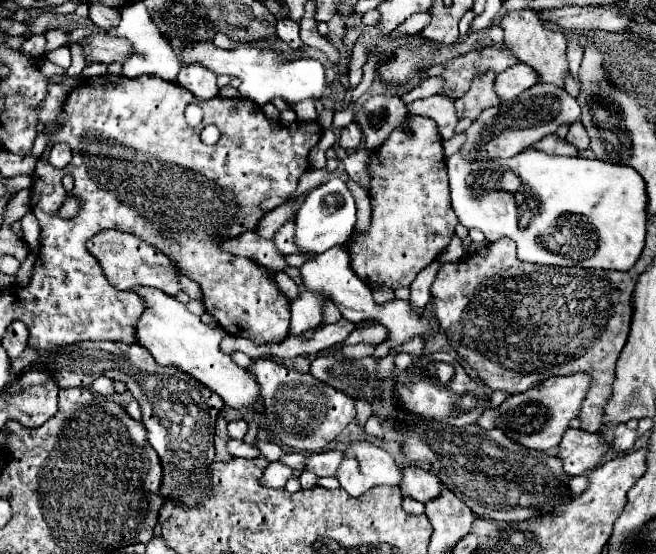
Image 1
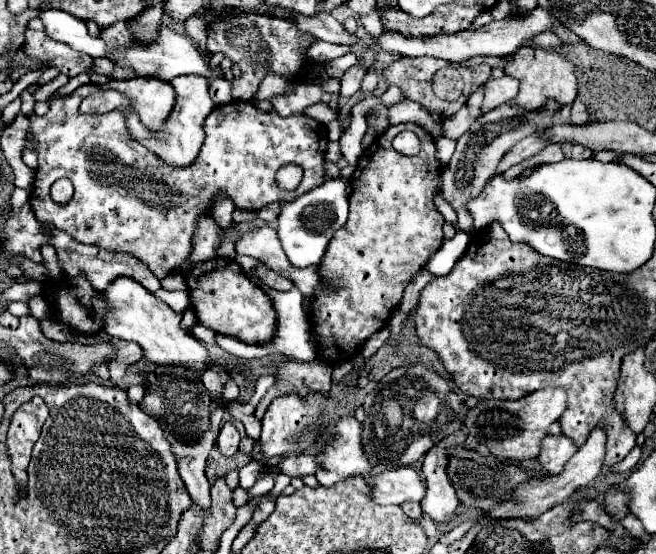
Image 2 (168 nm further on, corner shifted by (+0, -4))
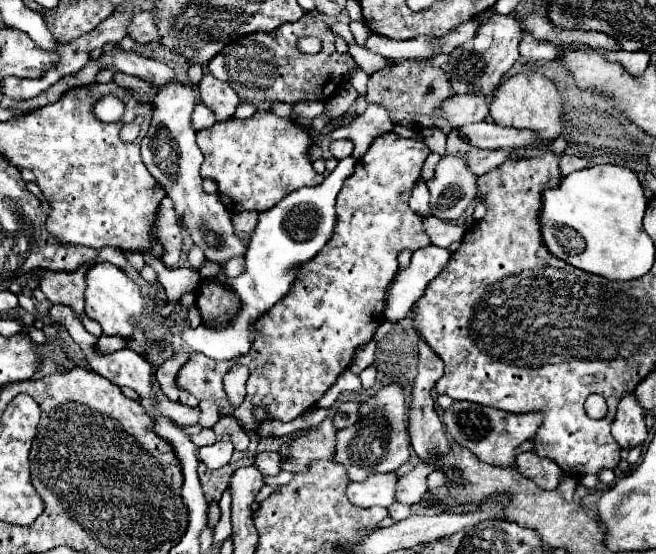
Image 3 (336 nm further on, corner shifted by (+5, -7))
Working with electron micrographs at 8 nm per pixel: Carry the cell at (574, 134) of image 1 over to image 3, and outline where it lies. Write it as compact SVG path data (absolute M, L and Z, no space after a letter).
M562 155L562 157L560 157L562 177L564 177L564 175L570 175L572 171L586 169L586 167L588 167L588 161L586 161L584 157L576 157L576 155Z

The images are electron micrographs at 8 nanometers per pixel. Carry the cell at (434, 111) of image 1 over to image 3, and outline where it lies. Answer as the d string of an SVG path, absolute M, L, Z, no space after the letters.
M368 105L368 109L354 117L354 121L350 125L344 125L344 127L338 127L336 131L332 131L330 137L334 141L336 139L352 139L354 141L354 153L352 157L354 159L360 159L370 143L380 137L382 133L388 133L392 127L390 123L390 117L386 115L386 111L382 111L380 107L374 107L374 105Z

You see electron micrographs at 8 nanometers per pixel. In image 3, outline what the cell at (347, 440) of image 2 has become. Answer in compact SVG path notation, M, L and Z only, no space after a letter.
M324 419L310 433L296 435L288 443L288 453L282 457L284 471L304 471L312 459L332 459L336 447L336 429L332 419Z

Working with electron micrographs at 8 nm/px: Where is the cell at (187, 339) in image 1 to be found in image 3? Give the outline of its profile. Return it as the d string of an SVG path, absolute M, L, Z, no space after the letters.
M94 263L86 271L86 291L84 291L84 301L86 301L86 315L102 325L104 335L120 335L120 337L130 337L134 327L128 323L130 317L138 319L138 327L144 331L148 327L154 327L156 321L152 319L150 311L144 305L144 299L140 295L138 285L116 265L112 263Z

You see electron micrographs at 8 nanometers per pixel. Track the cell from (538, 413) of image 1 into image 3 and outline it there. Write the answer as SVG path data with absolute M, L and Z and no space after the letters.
M452 401L452 405L444 409L444 425L448 429L448 435L456 443L468 447L480 461L496 467L514 465L516 447L526 439L530 439L534 431L540 427L540 423L542 423L542 415L538 415L538 411L526 415L514 415L470 401Z

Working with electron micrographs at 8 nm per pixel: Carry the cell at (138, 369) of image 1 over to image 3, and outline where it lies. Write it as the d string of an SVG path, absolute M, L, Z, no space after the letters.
M180 351L178 355L174 355L172 359L168 359L166 363L162 363L156 371L156 377L160 381L160 387L164 391L166 397L170 397L172 401L180 401L180 404L186 405L191 408L196 408L199 405L198 399L192 397L190 393L186 391L180 391L176 389L176 371L188 361L188 353L186 351Z

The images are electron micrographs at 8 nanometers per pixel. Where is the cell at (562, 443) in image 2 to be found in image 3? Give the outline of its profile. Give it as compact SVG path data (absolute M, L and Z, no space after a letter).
M532 451L520 453L516 457L516 469L522 471L524 477L534 479L534 483L542 489L556 489L560 477L562 477L562 469L558 465L554 465L554 461L538 457Z

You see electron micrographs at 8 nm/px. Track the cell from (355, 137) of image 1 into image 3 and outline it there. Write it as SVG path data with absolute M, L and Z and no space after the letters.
M340 139L340 141L332 141L332 143L330 143L330 153L332 153L332 157L336 157L336 159L350 157L350 155L352 155L352 149L354 149L354 143L352 143L350 139Z

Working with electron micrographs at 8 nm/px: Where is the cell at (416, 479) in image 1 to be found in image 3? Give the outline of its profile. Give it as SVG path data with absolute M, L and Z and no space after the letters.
M396 473L370 475L360 483L350 483L346 487L346 497L350 499L350 503L358 507L374 507L374 505L390 507L396 501L394 499L396 481L398 481Z

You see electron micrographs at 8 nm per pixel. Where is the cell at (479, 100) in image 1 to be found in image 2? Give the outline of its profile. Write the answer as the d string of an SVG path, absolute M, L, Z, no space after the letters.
M463 106L457 114L453 114L453 116L449 116L449 118L443 120L445 136L457 140L457 138L461 138L461 136L469 130L469 126L471 126L473 122L475 122L475 118L471 118L469 106Z

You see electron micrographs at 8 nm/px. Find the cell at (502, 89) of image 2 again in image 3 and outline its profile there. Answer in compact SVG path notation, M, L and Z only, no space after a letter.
M450 95L440 105L442 117L452 127L462 127L466 123L478 123L488 117L490 99L482 99L482 95Z

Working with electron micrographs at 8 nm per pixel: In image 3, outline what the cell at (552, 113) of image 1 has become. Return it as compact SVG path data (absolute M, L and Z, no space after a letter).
M462 155L442 157L440 163L436 165L434 177L430 181L426 181L426 185L430 189L430 215L444 219L444 221L458 219L476 197L476 177L466 167L466 161Z

